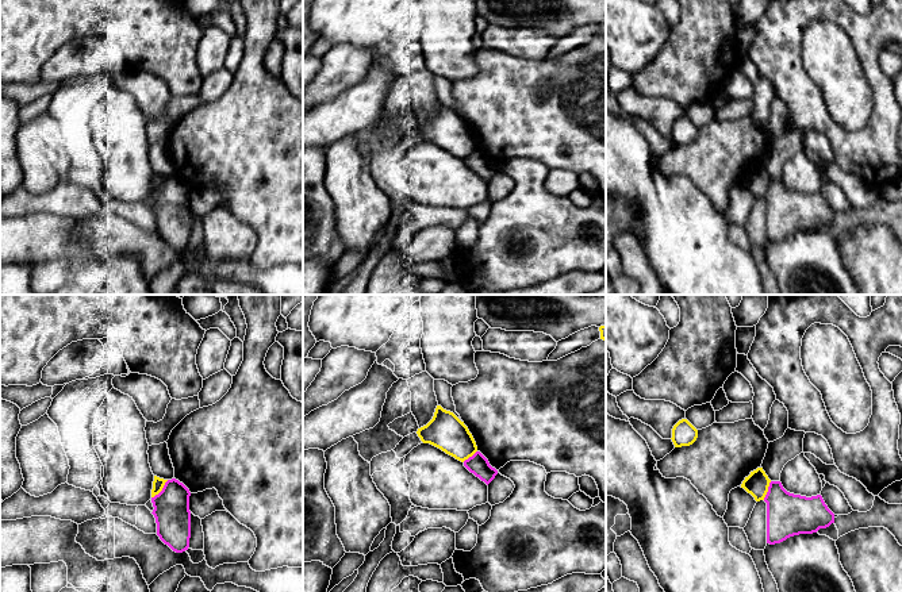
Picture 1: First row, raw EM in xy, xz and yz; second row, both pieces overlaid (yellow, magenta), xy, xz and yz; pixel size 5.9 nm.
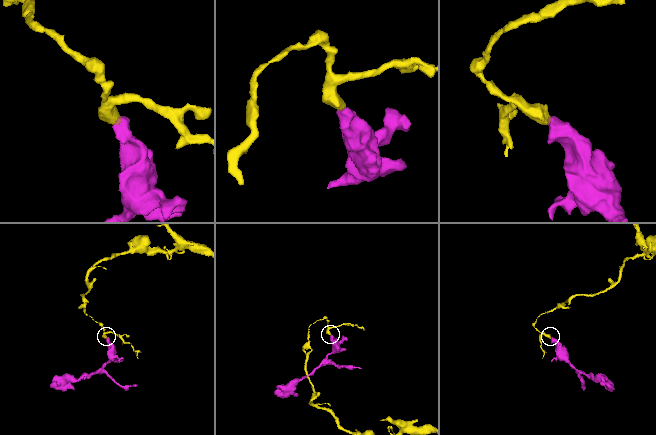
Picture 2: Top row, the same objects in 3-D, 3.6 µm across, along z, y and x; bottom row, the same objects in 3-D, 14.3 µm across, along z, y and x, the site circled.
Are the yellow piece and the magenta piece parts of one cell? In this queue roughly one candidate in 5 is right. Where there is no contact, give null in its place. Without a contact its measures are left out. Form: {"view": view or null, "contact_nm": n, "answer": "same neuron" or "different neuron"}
{"view": "xy", "contact_nm": 150, "answer": "different neuron"}

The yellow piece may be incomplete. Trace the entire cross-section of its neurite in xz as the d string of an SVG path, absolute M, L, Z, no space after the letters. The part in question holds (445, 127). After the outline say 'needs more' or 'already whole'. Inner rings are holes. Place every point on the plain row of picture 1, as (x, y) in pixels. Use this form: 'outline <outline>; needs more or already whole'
outline M437 103L433 116L418 126L423 141L430 141L456 157L464 159L477 149L468 124L453 109Z; already whole

